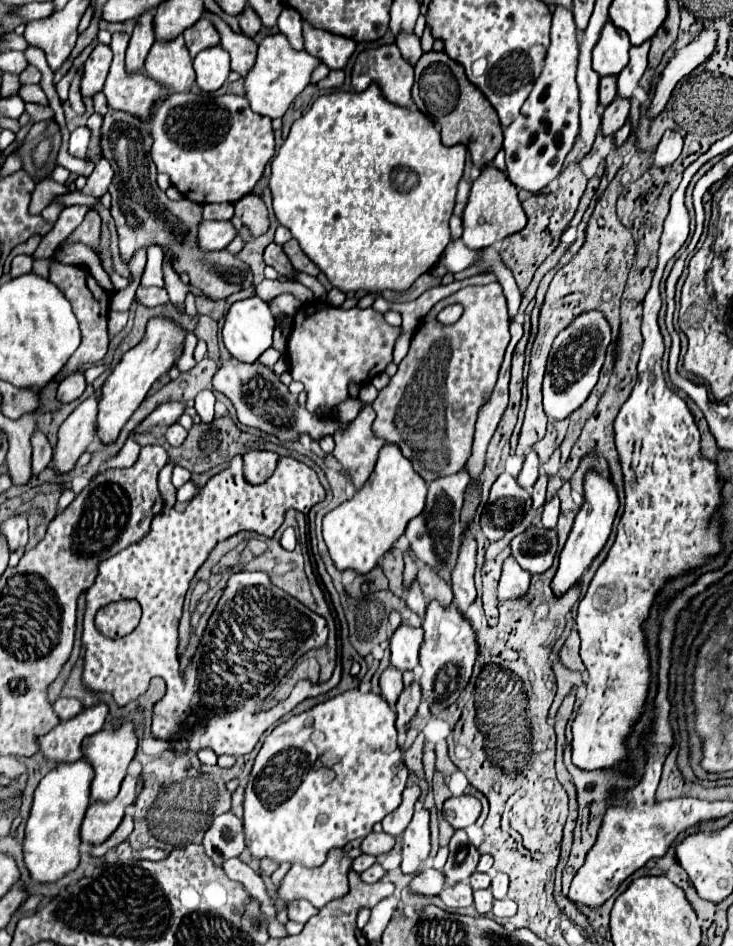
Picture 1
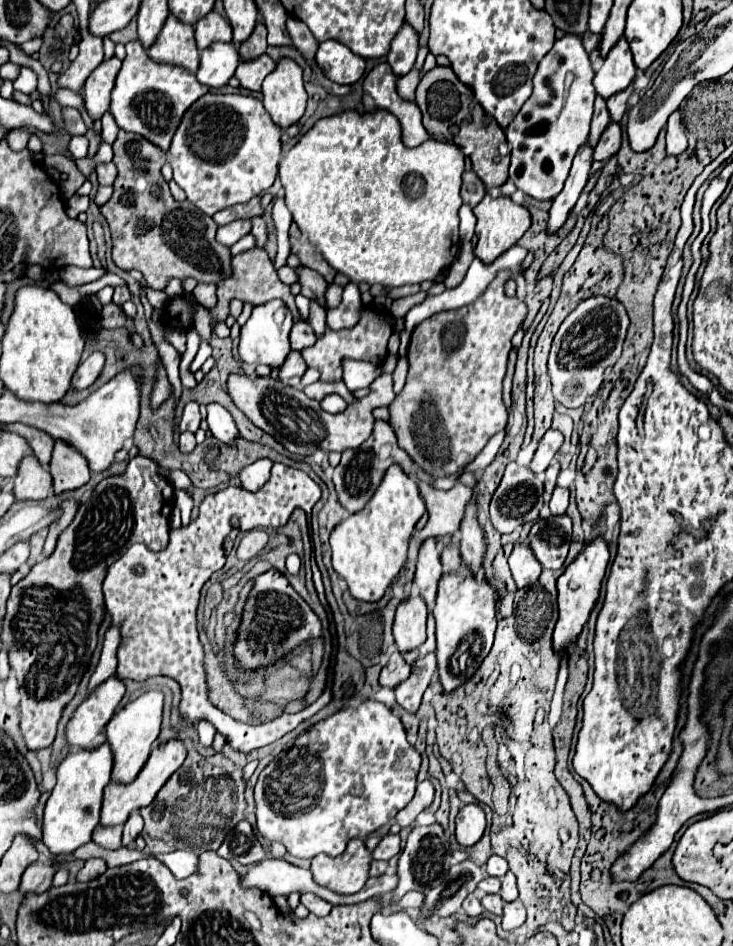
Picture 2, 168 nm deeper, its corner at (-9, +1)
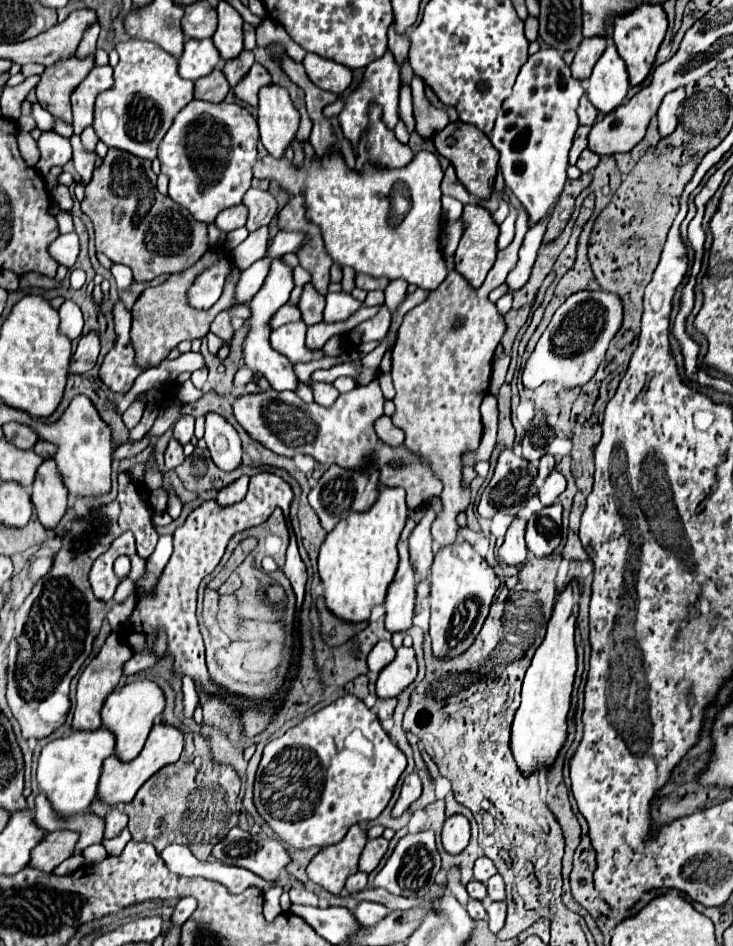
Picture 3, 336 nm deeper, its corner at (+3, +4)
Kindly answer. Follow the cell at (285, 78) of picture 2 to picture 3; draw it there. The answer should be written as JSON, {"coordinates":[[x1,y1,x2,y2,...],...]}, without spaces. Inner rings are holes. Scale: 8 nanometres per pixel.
{"coordinates":[[267,84,259,90,259,132,261,142,273,156,283,156,299,128,299,112,293,106,287,88]]}

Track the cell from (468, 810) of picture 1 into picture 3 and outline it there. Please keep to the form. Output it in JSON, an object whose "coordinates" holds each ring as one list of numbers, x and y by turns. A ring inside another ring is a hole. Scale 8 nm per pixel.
{"coordinates":[[453,814,445,820,441,840,443,840,443,848,449,854,463,852,465,846,469,844,469,836,471,836,471,826,463,814]]}

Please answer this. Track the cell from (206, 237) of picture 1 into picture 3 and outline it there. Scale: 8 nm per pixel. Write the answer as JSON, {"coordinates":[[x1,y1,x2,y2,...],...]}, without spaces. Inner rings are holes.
{"coordinates":[[233,206,229,210,223,210,217,218,215,218,215,226,221,230,221,232,231,232,235,228,241,228,245,226,247,222,247,212,245,212,245,206]]}

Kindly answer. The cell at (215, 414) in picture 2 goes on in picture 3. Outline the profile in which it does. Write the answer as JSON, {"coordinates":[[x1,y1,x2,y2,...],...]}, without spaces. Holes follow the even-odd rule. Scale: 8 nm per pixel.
{"coordinates":[[215,412,205,414,205,442,213,462,221,470,233,470,241,464,241,440,237,430,217,416]]}

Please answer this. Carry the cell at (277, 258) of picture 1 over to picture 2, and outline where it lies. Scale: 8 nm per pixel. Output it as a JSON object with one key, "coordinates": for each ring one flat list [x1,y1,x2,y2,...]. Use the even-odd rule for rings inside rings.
{"coordinates":[[299,267,299,283,301,283,301,295,307,299,317,301,321,307,325,307,325,291,327,291,327,281,313,269]]}

